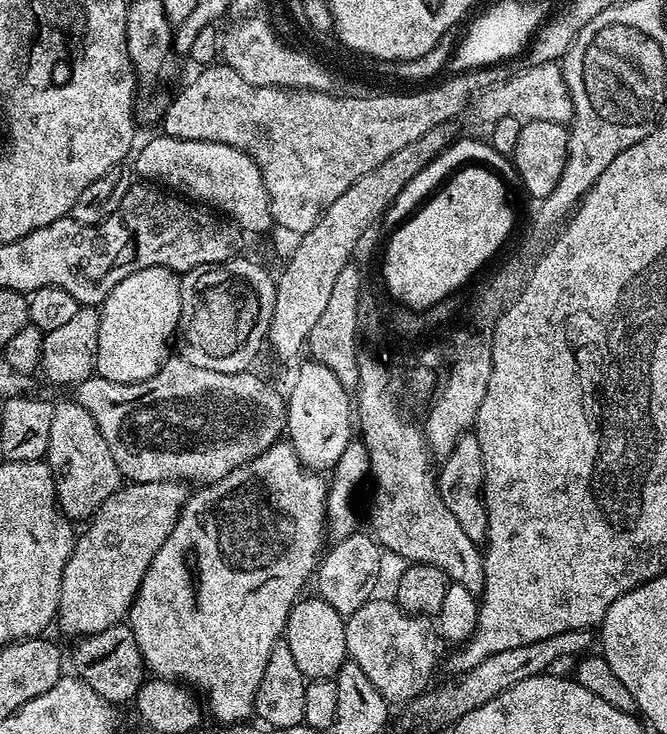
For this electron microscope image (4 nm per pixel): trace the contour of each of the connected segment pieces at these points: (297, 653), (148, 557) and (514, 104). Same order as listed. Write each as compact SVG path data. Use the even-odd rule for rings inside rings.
M311 595L297 600L290 610L282 640L290 646L290 654L298 670L302 670L305 681L330 680L348 660L345 617L340 616L330 602L321 600L319 595Z
M163 480L162 482L128 482L115 489L102 502L102 506L87 521L88 529L76 537L66 570L62 572L62 594L59 598L56 626L71 638L101 633L110 626L121 623L142 586L142 578L154 562L154 554L162 550L162 542L170 538L170 530L178 522L180 512L188 501L190 488L183 480Z
M559 63L550 64L528 64L520 73L509 75L508 79L495 84L493 88L485 88L474 101L476 116L484 123L484 126L491 126L498 118L513 116L521 122L525 120L542 120L544 122L558 122L567 125L572 119L572 99L568 93L568 87L564 81L564 69Z

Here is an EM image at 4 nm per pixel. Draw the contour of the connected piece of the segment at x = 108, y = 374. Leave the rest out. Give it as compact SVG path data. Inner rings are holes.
M150 266L146 270L138 270L122 278L122 282L118 282L114 290L110 290L103 304L99 305L98 311L100 321L97 330L96 372L110 382L123 384L142 382L158 374L164 361L169 359L170 345L176 335L176 323L180 317L180 276L162 266Z

